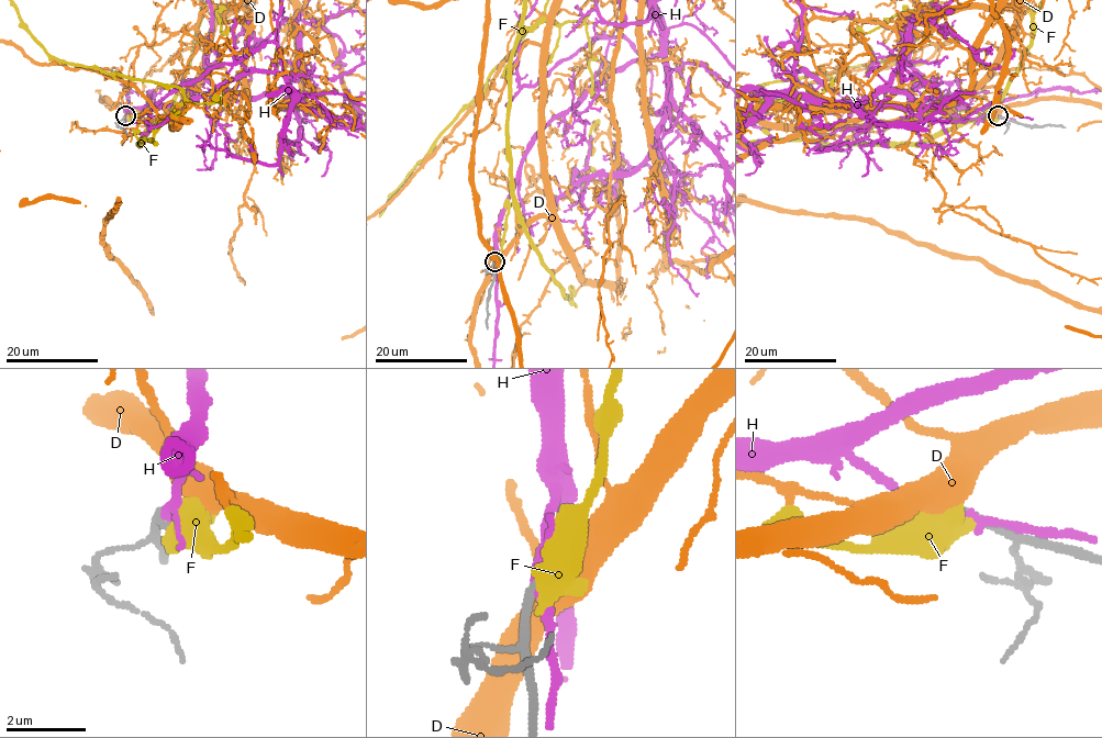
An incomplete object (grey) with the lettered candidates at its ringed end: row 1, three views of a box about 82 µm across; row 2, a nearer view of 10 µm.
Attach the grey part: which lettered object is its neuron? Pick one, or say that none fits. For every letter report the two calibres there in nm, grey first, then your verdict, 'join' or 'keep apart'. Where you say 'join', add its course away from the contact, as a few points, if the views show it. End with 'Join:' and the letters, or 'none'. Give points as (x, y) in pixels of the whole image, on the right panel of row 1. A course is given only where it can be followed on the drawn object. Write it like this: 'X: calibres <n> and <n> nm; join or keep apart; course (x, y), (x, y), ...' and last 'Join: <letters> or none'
D: calibres 240 and 480 nm; join
F: calibres 240 and 480 nm; keep apart
H: calibres 240 and 200 nm; keep apart
Join: D

